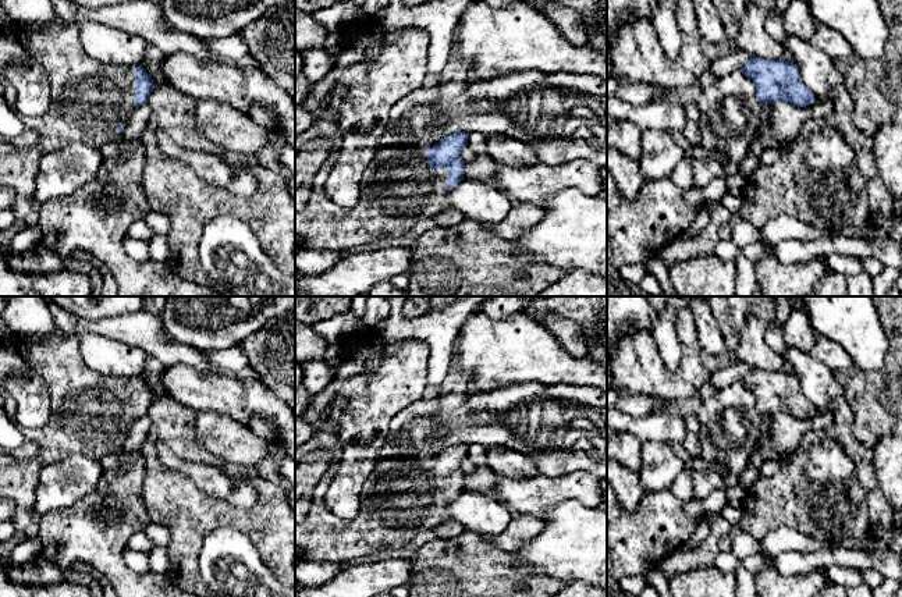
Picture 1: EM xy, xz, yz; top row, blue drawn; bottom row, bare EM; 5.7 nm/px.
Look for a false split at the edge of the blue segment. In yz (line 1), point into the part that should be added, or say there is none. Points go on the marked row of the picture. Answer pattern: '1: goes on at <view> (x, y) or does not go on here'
1: does not go on here

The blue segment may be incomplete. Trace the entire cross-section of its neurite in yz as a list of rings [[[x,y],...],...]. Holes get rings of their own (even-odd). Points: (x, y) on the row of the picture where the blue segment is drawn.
[[[754,56],[741,70],[753,81],[760,103],[785,102],[806,107],[816,100],[802,82],[799,70],[792,61],[785,58],[767,60]]]

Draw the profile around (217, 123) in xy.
[[[200,99],[193,116],[198,132],[210,143],[253,154],[269,145],[267,131],[230,104]]]

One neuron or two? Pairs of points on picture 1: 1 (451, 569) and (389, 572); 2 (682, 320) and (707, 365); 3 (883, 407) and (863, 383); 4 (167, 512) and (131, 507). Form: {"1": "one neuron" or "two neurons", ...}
{"1": "two neurons", "2": "one neuron", "3": "one neuron", "4": "two neurons"}

